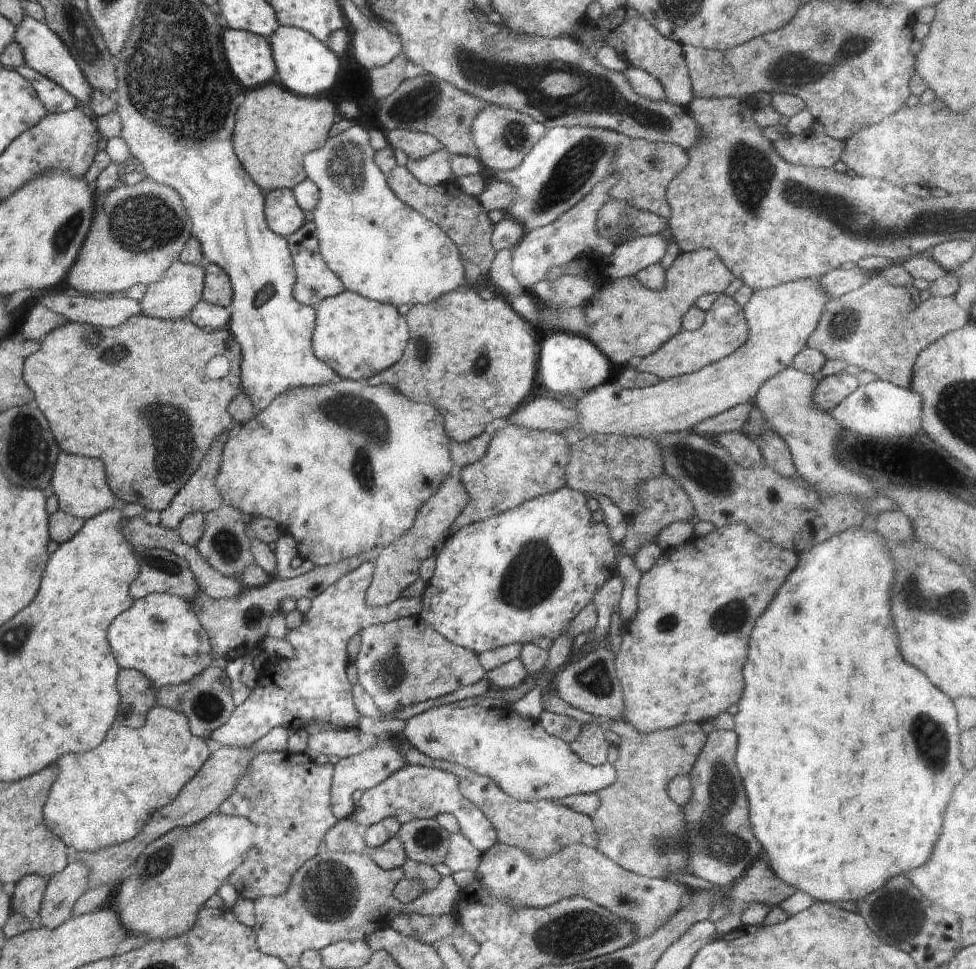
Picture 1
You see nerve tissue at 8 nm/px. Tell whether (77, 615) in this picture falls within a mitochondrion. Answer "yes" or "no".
no

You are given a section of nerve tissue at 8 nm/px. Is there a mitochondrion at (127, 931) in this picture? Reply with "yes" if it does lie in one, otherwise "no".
no

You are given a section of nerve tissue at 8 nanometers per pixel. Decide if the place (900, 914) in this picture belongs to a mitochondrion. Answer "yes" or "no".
yes

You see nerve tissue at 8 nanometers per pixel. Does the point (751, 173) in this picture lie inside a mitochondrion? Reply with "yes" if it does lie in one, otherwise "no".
yes

